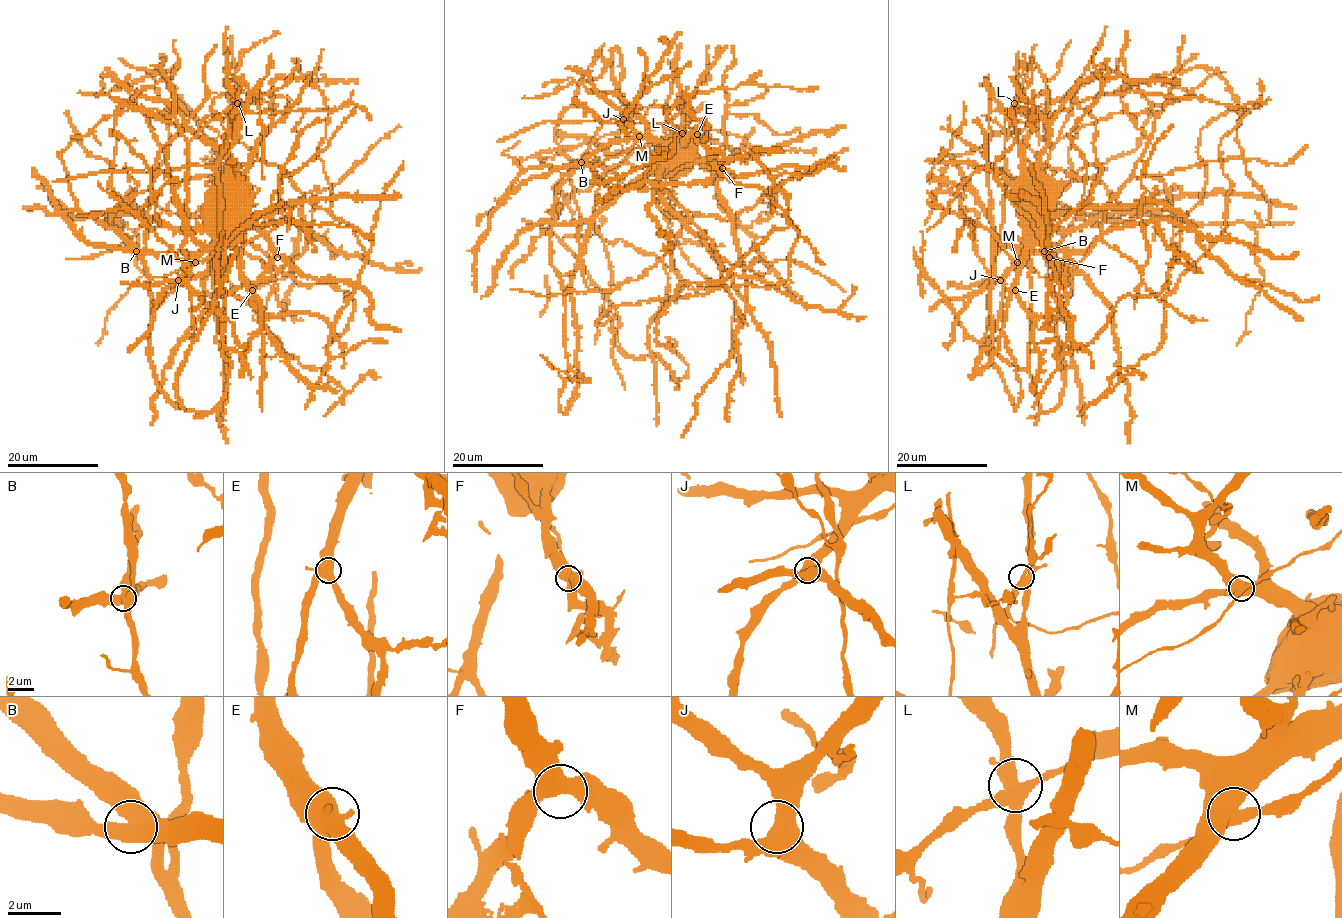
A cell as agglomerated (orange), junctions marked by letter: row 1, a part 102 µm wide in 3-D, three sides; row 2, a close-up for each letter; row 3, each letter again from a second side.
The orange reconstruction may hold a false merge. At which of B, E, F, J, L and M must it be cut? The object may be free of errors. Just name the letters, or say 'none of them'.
none of them

